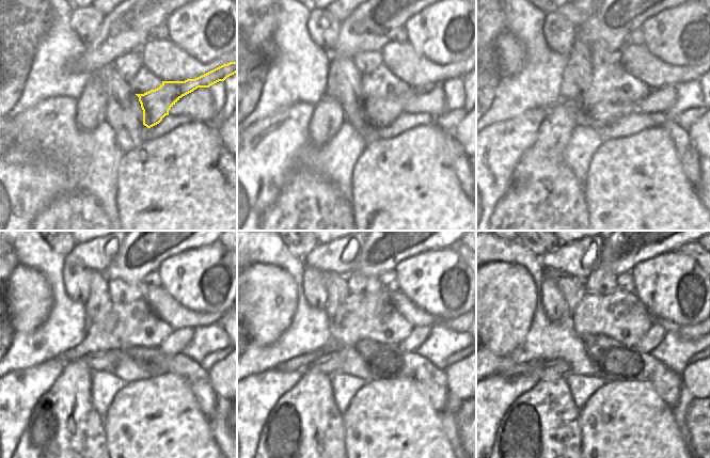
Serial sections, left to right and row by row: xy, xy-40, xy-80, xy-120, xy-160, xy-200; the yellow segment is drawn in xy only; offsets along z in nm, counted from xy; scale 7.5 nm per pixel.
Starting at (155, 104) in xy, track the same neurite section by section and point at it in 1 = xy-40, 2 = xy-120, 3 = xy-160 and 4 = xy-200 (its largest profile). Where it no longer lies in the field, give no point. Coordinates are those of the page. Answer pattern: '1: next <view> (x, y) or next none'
1: next xy-40 (379, 113)
2: next xy-120 (105, 360)
3: next xy-160 (329, 364)
4: next xy-200 (556, 368)

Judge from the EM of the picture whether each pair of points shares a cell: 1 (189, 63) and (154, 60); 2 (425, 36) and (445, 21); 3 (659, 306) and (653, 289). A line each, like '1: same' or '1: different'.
1: same
2: same
3: same

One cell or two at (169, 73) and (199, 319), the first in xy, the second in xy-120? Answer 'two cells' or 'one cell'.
one cell

